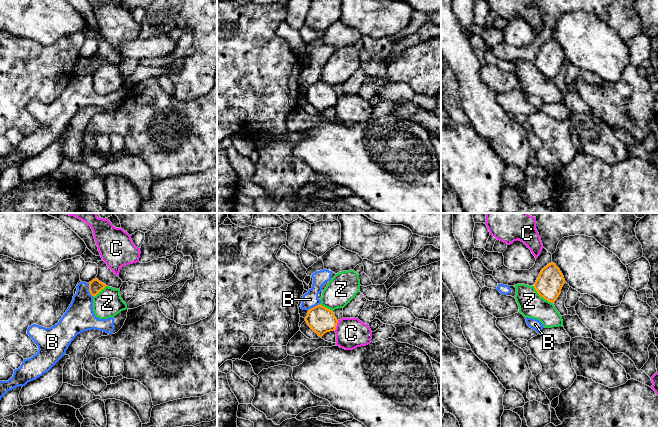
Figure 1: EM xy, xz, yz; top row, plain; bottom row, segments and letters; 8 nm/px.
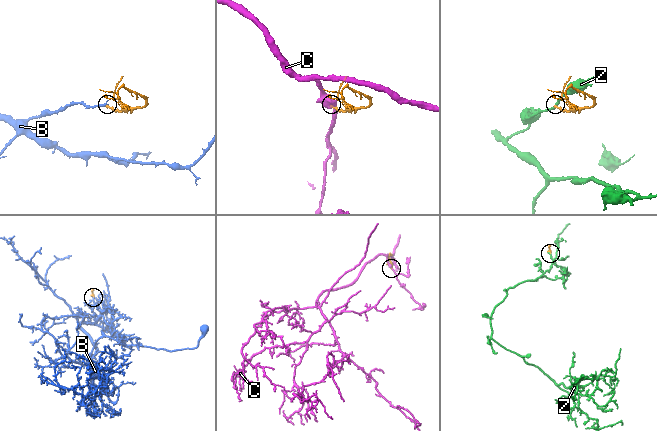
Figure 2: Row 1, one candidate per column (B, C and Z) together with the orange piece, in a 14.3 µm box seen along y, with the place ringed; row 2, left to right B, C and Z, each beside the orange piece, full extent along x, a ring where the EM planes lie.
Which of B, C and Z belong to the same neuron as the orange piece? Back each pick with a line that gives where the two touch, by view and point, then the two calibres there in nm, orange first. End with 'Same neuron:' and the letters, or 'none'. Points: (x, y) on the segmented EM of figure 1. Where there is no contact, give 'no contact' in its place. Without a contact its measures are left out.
B: contact xy (89, 290); calibres 110 and 240 nm
Same neuron: B

